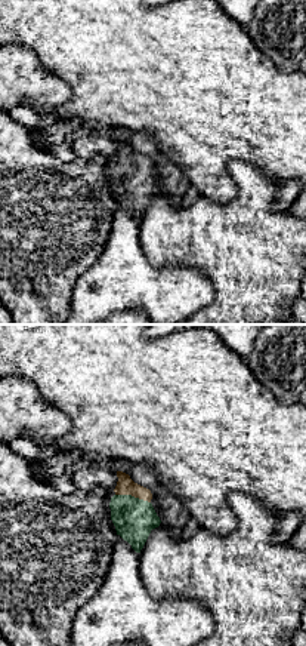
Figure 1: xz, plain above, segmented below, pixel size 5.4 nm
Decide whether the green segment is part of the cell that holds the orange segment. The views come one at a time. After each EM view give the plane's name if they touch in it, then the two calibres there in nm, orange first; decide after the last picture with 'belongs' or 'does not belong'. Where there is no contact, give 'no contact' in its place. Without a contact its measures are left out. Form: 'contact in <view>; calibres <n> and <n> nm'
contact in xz; calibres 100 and 220 nm

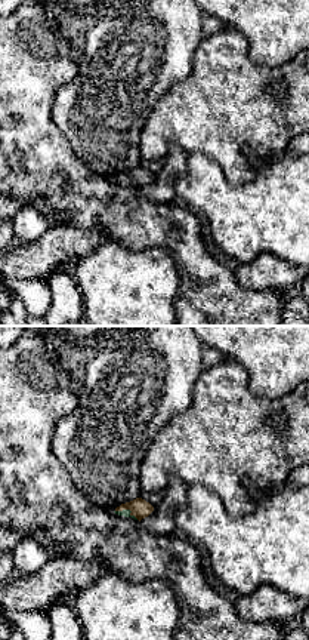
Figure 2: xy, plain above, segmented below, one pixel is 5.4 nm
contact in xy; calibres 100 and 50 nm

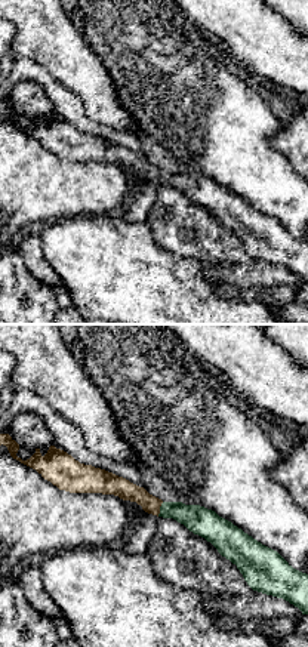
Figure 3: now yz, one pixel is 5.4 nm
contact in yz; calibres 110 and 150 nm

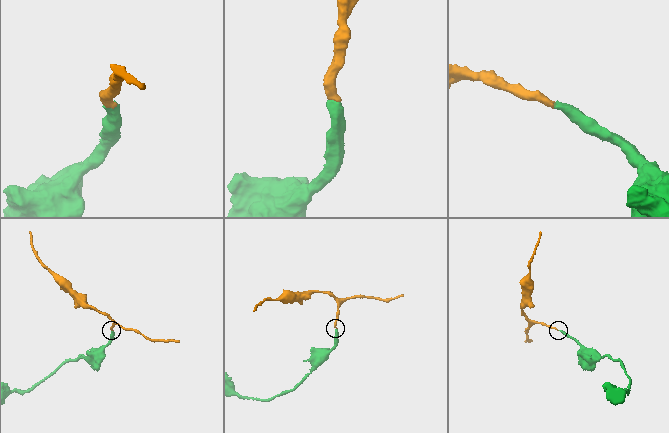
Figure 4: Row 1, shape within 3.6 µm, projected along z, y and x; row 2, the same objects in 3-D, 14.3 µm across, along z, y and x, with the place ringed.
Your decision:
belongs

